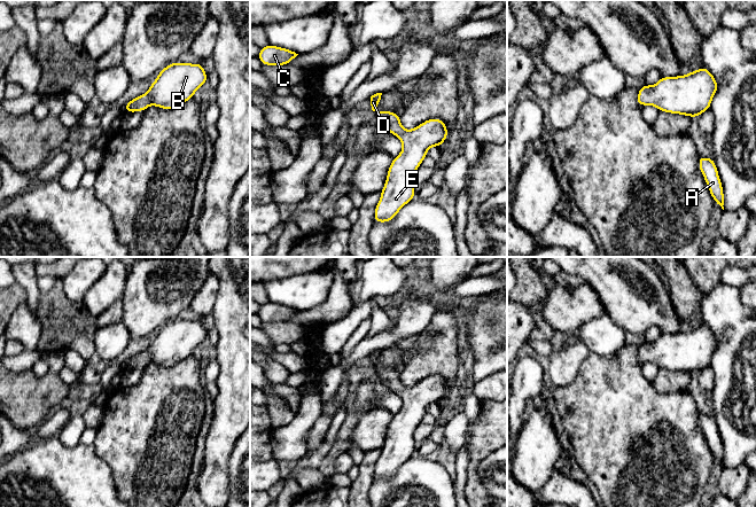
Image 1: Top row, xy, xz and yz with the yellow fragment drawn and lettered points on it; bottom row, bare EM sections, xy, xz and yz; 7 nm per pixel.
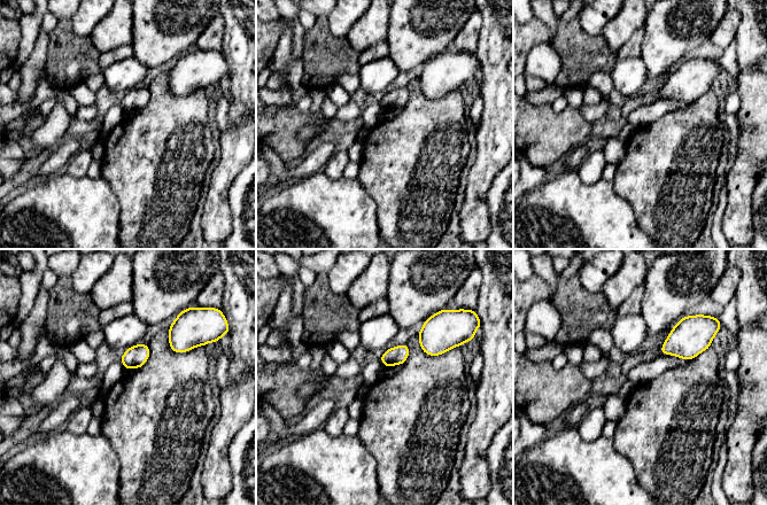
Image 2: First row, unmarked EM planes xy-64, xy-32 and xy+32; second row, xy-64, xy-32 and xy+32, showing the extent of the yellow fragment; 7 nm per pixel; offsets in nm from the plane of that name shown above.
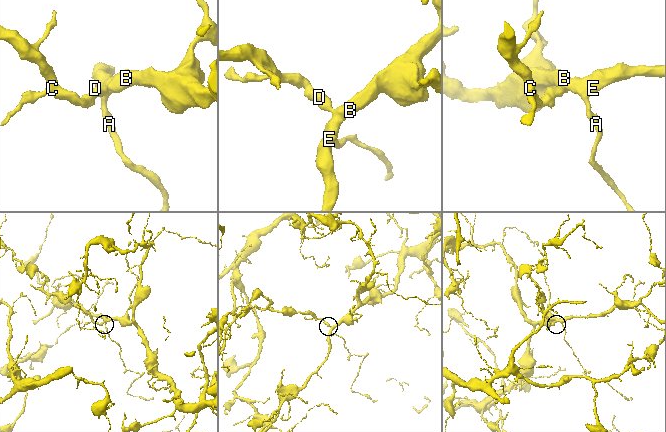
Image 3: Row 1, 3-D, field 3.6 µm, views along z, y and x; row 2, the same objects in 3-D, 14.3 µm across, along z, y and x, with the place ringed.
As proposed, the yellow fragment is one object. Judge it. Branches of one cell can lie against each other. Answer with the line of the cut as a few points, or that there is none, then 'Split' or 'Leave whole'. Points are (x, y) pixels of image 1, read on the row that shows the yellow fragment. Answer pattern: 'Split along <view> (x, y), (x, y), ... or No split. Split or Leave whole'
No split. Leave whole

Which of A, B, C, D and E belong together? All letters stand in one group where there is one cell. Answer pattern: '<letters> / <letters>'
A B C D E

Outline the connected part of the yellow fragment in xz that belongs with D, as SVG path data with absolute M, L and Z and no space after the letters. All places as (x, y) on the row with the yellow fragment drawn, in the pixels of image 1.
M376 93L371 96L372 110L379 116L380 126L400 139L403 150L389 165L381 198L374 211L375 223L391 221L414 198L414 174L418 167L426 158L428 149L442 146L449 134L445 123L439 118L430 118L406 131L400 124L399 115L377 110L381 95L382 93Z

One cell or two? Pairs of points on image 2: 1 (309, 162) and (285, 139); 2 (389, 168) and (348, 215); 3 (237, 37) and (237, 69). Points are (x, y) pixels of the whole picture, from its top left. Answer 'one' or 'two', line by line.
1: two
2: two
3: one

